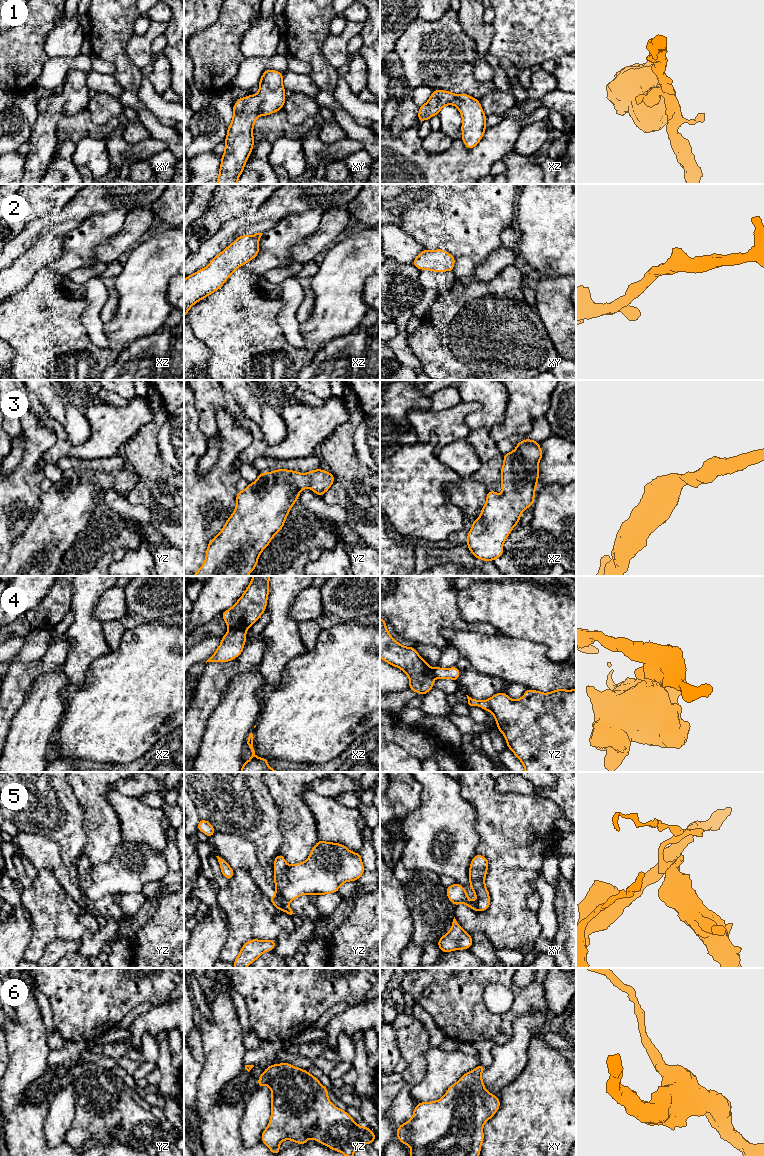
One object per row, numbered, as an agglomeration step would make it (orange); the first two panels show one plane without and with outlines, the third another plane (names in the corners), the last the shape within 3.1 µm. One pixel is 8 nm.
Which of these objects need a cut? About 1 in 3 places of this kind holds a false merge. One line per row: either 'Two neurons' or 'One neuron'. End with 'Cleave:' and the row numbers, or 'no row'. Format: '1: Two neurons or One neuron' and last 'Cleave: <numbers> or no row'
1: One neuron
2: One neuron
3: One neuron
4: Two neurons
5: Two neurons
6: One neuron
Cleave: 4, 5

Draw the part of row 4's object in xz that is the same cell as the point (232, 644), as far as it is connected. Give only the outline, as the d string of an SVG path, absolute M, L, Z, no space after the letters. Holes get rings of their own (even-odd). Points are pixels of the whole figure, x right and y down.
M228 630L221 638L221 644L207 662L228 662L237 658L244 649L246 632L240 630Z

